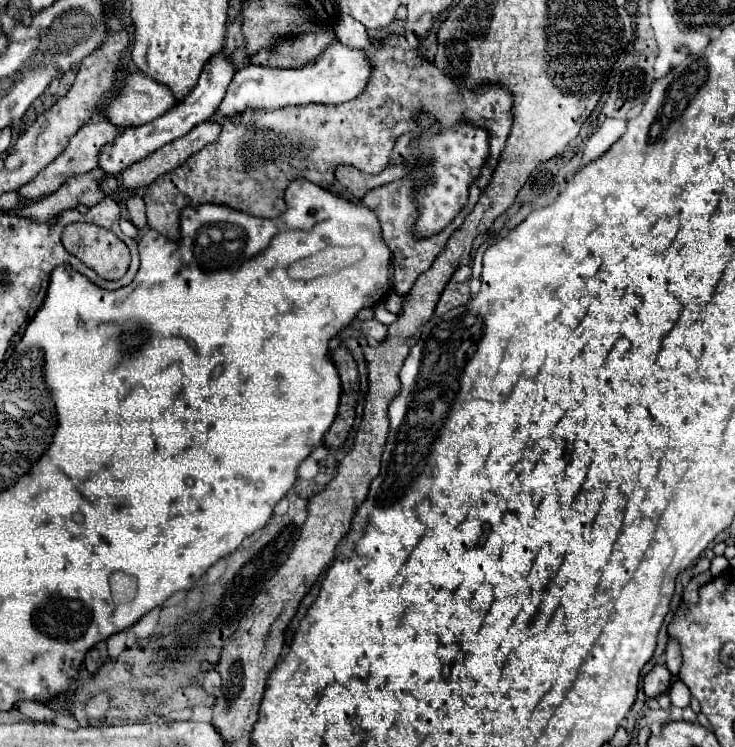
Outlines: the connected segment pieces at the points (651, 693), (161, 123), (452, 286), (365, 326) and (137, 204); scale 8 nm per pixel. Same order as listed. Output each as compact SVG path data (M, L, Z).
M656 664L646 676L644 676L644 694L646 698L656 698L660 694L664 694L668 688L670 688L670 682L672 682L672 676L668 672L666 666L662 664Z
M216 54L204 66L196 88L178 106L174 106L164 116L160 116L160 118L156 118L148 124L142 124L142 126L136 126L136 128L124 128L122 134L112 144L106 144L98 154L98 168L104 170L106 174L112 174L112 176L120 174L124 168L128 168L134 162L150 156L152 152L156 152L164 144L188 134L196 124L206 122L216 112L216 106L220 106L220 102L224 100L224 94L226 94L226 88L228 88L232 76L234 76L234 68L232 68L230 60L226 60L224 54Z
M460 266L454 276L450 278L450 282L446 284L438 304L436 304L436 316L442 316L446 314L448 310L456 308L456 306L462 306L470 300L470 288L468 288L468 280L470 280L472 272L470 272L470 266Z
M366 320L366 322L362 322L362 334L364 336L370 336L374 340L382 340L386 332L388 332L388 326L380 324L378 320Z
M130 196L128 202L126 202L126 208L130 212L130 222L138 228L138 230L144 230L148 226L146 222L146 210L144 210L144 202L140 196Z

